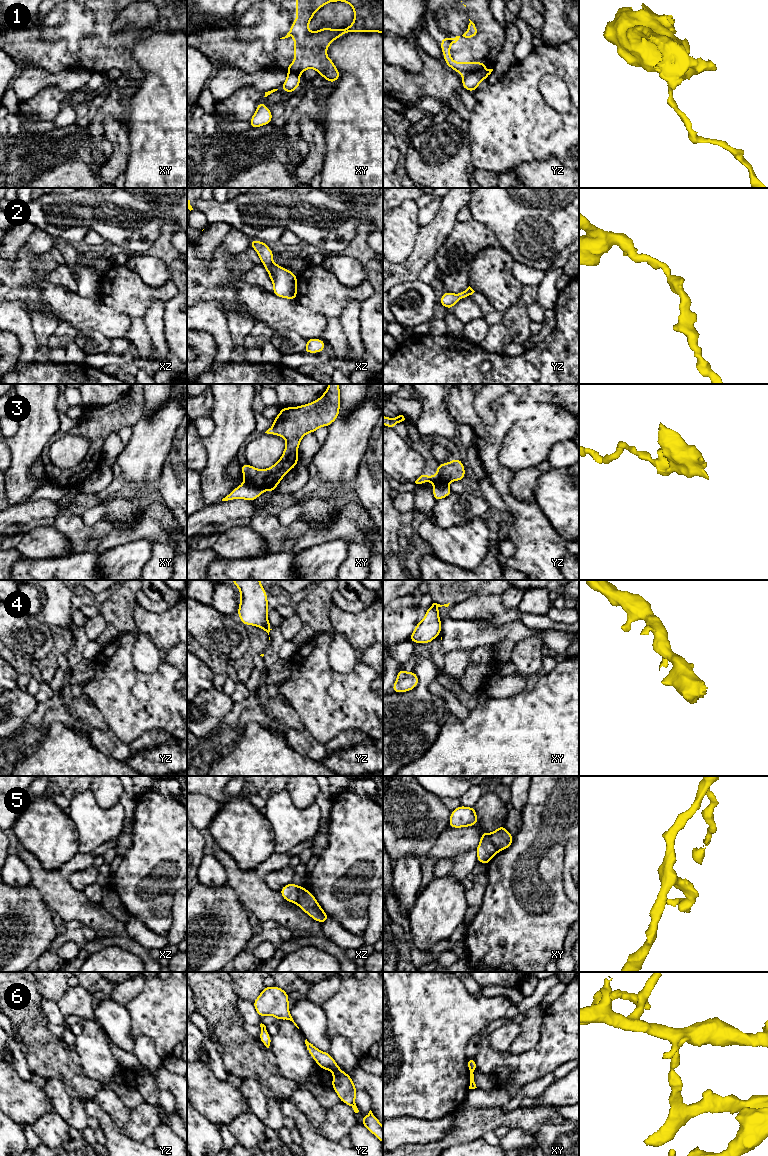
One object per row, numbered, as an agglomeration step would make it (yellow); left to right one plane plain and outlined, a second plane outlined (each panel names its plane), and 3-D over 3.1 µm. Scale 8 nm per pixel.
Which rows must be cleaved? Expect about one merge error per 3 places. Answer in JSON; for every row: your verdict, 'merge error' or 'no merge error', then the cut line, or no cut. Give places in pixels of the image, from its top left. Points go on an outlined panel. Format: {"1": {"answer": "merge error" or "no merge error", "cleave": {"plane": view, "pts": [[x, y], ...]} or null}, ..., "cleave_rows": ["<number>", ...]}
{"1": {"answer": "merge error", "cleave": {"plane": "yz", "pts": [[480, 69], [463, 75]]}}, "2": {"answer": "no merge error", "cleave": null}, "3": {"answer": "merge error", "cleave": {"plane": "xy", "pts": [[244, 480], [263, 490]]}}, "4": {"answer": "merge error", "cleave": {"plane": "yz", "pts": [[270, 629], [267, 632]]}}, "5": {"answer": "merge error", "cleave": {"plane": "xy", "pts": [[489, 834], [493, 845], [498, 851]]}}, "6": {"answer": "merge error", "cleave": {"plane": "yz", "pts": [[339, 1068], [333, 1073]]}}, "cleave_rows": ["1", "3", "4", "5", "6"]}

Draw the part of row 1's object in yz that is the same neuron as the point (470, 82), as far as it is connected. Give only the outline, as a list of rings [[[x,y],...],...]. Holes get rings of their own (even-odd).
[[[483,69],[474,73],[466,74],[462,76],[462,87],[470,92],[479,88],[481,81],[488,78],[493,69]]]

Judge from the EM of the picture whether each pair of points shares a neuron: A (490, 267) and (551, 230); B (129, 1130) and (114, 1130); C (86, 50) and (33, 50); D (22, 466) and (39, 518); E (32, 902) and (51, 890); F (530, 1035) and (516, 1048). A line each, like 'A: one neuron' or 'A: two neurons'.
A: two neurons
B: two neurons
C: one neuron
D: two neurons
E: two neurons
F: one neuron

